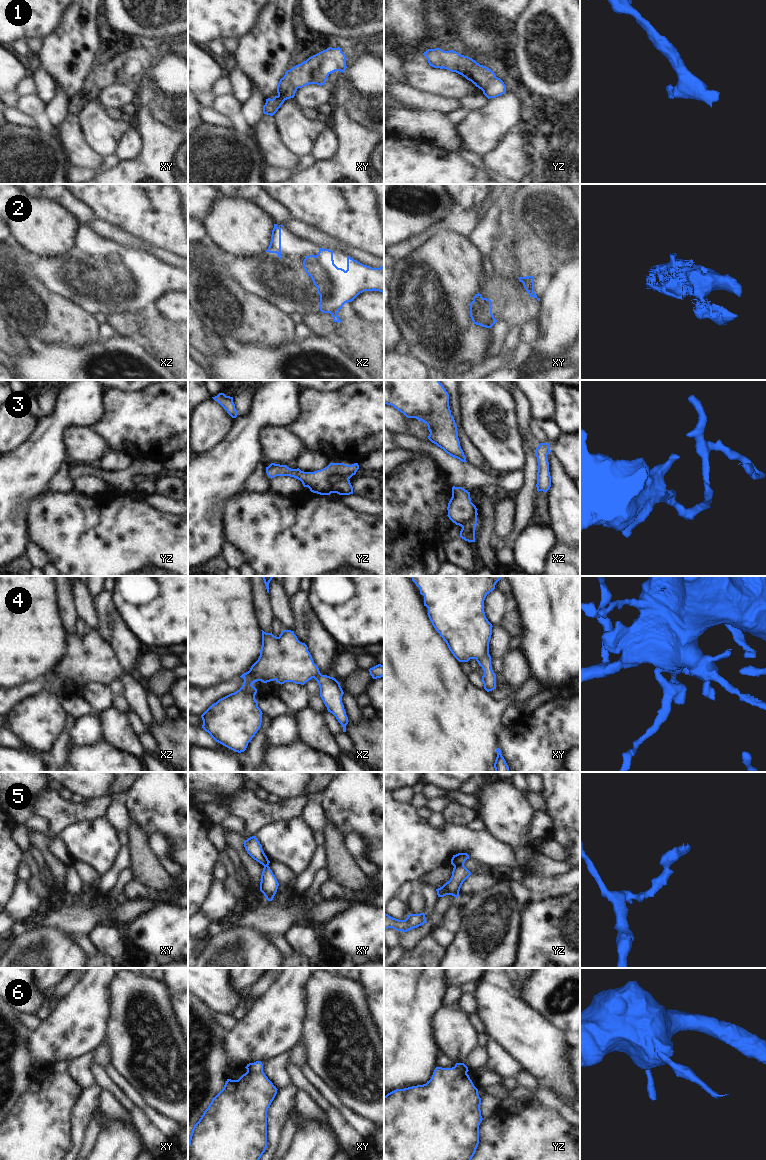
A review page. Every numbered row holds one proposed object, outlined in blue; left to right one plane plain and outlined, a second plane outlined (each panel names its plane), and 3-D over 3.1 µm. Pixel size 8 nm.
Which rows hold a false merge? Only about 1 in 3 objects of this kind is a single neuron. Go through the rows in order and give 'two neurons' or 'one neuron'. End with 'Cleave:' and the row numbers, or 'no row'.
1: one neuron
2: two neurons
3: two neurons
4: one neuron
5: two neurons
6: two neurons
Cleave: 2, 3, 5, 6

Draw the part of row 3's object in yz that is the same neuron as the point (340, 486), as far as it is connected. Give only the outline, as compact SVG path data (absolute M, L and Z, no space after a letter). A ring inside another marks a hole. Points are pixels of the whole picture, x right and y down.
M335 479L333 481L332 493L339 495L353 494L353 487L349 479Z

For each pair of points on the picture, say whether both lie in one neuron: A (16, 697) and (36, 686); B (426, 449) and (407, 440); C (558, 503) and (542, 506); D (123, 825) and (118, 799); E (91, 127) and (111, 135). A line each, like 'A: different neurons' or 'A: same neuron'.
A: same neuron
B: same neuron
C: different neurons
D: same neuron
E: same neuron

